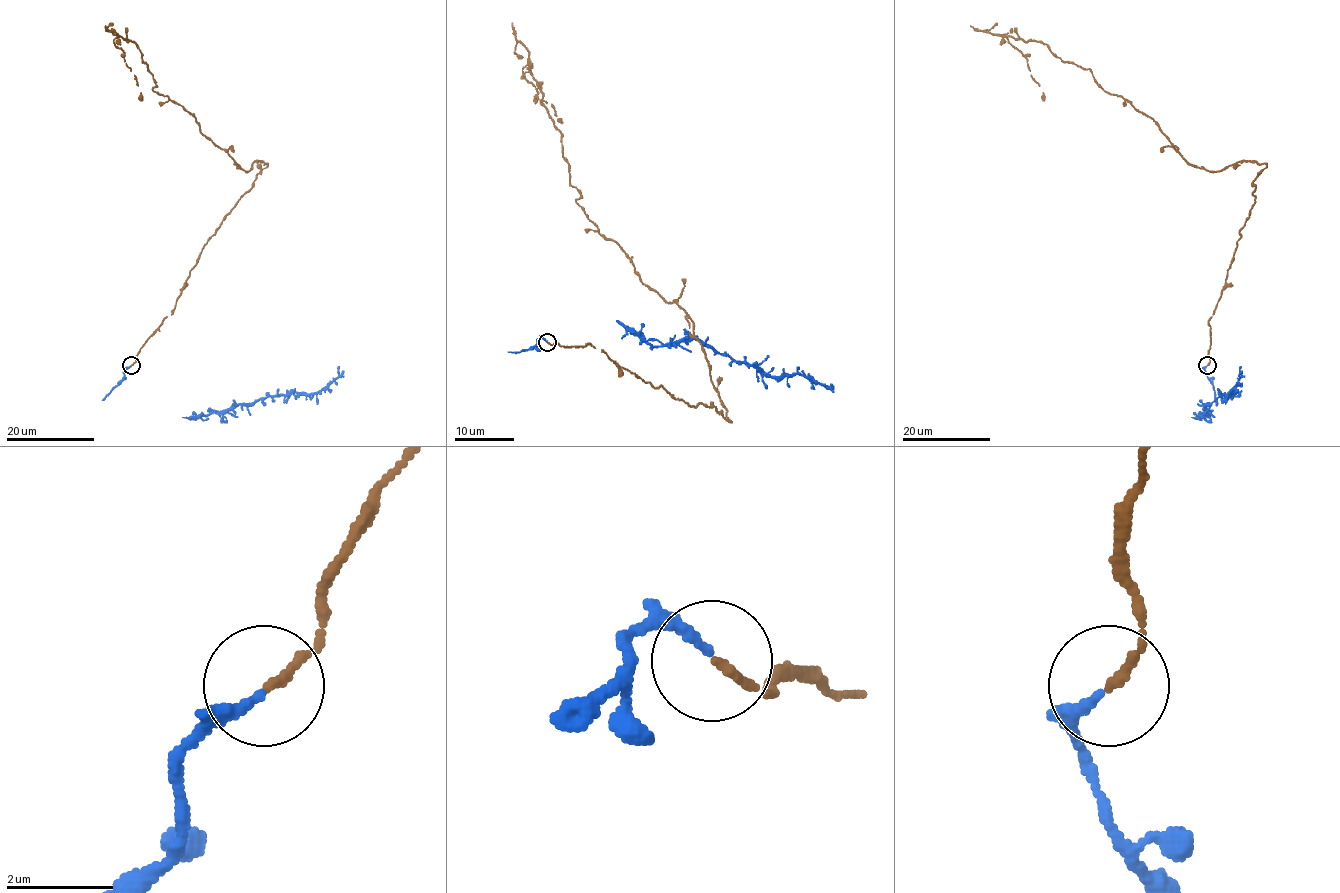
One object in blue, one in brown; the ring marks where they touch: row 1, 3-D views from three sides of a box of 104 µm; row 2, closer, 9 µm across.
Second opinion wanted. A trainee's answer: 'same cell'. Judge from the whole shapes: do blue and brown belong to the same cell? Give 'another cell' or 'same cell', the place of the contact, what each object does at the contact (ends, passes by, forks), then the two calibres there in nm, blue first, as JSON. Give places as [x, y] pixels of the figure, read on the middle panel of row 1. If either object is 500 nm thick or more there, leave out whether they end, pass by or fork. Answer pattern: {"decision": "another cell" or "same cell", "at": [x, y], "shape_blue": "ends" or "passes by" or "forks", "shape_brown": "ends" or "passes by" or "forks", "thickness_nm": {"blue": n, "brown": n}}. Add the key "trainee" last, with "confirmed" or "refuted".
{"decision": "same cell", "at": [547, 342], "shape_blue": "ends", "shape_brown": "ends", "thickness_nm": {"blue": 190, "brown": 160}, "trainee": "confirmed"}

